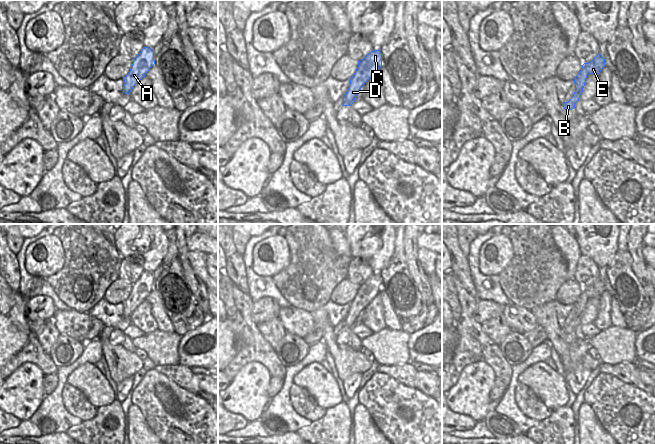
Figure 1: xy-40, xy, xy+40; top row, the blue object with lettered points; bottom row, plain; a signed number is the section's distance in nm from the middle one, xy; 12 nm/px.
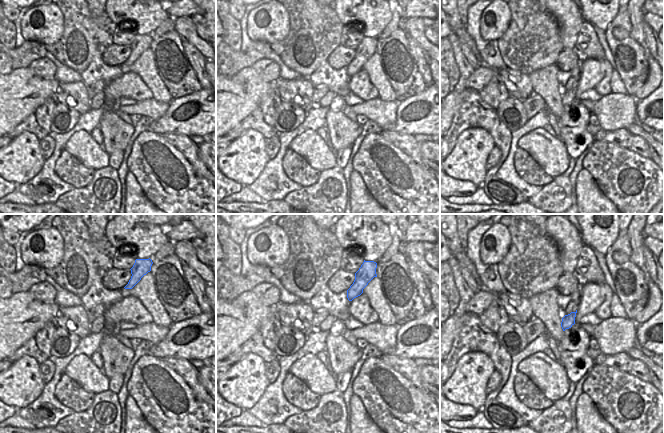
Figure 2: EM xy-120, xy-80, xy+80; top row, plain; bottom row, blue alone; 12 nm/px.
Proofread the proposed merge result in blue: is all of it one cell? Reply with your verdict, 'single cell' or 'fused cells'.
single cell

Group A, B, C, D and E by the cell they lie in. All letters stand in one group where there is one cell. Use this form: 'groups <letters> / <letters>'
groups A B C D E

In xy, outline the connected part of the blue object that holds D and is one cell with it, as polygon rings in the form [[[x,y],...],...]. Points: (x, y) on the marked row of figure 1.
[[[373,50],[361,61],[358,61],[358,67],[354,75],[350,78],[349,88],[343,96],[342,106],[351,106],[356,100],[356,96],[364,84],[382,67],[382,53],[379,50]]]

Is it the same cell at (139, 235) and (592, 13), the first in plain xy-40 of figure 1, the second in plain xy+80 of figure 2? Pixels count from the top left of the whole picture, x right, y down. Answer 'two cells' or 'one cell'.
one cell

